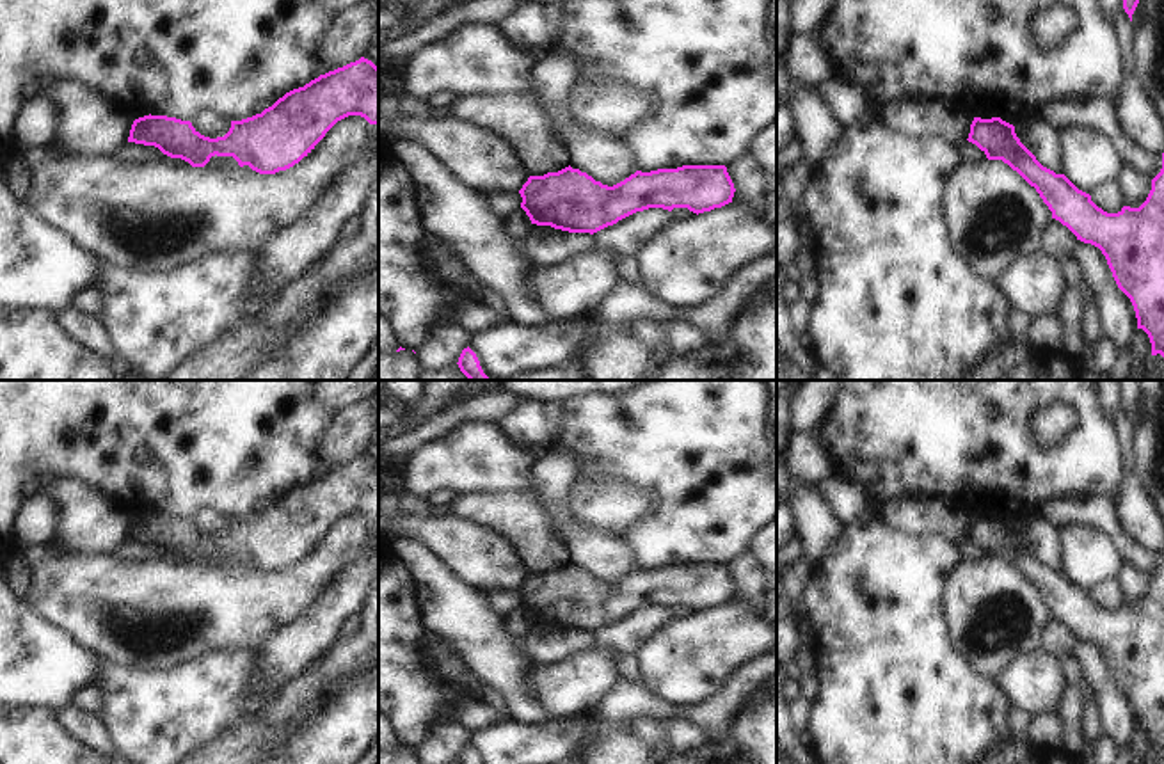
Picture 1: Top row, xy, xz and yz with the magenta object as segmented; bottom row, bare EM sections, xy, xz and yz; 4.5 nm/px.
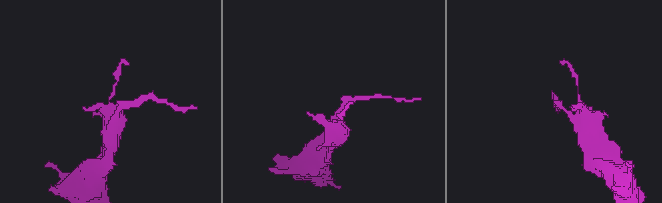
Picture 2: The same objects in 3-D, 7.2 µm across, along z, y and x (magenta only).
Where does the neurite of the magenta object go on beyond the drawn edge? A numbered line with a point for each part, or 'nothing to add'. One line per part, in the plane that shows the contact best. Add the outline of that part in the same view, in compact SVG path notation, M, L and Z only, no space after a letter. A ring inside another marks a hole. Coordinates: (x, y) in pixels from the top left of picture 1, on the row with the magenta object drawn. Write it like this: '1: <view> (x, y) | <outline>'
nothing to add

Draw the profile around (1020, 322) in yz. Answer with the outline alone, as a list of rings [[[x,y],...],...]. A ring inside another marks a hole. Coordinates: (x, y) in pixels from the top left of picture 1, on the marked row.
[[[1011,309],[1009,329],[1017,341],[1027,339],[1032,323],[1034,323],[1034,316],[1031,316],[1029,313],[1018,311],[1018,309]]]

